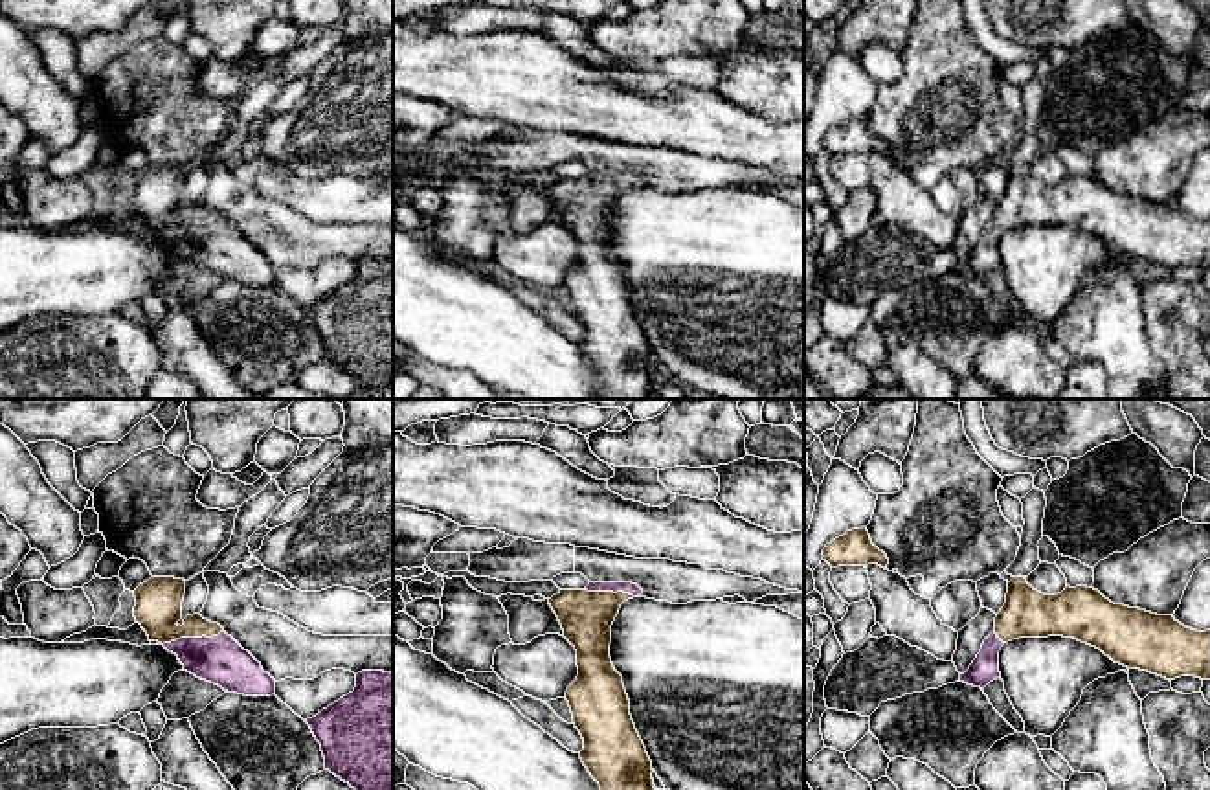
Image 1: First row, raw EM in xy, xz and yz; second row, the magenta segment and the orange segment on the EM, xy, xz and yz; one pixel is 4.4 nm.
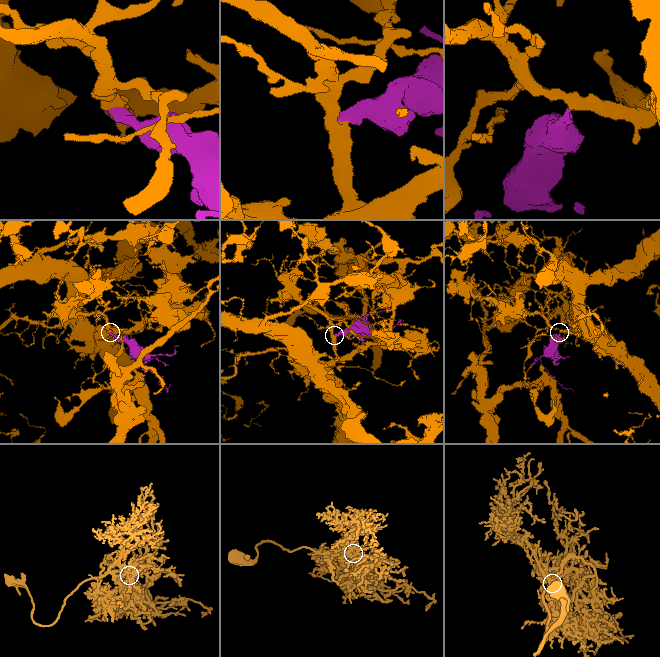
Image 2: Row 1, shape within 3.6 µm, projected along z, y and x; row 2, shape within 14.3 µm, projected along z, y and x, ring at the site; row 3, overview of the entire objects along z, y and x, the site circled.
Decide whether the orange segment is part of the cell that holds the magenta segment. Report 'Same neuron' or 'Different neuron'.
Same neuron

